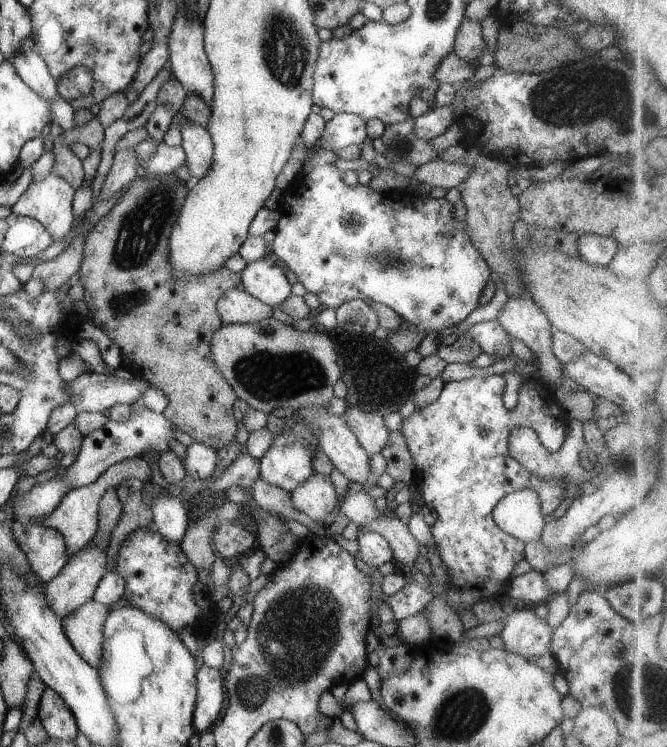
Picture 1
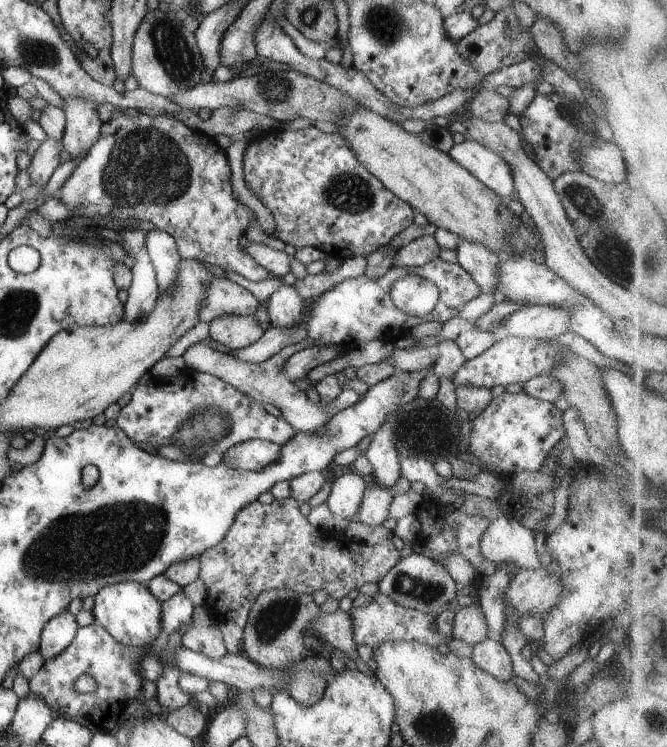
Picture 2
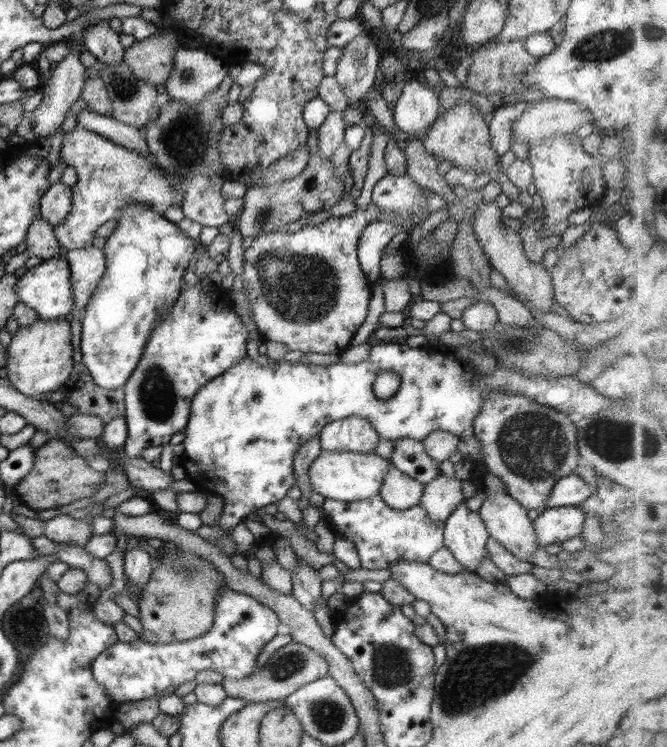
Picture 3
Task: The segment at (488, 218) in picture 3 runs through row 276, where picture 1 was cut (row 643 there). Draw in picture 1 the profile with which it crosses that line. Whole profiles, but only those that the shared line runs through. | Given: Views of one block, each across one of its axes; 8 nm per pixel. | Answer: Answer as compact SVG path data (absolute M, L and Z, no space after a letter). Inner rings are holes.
M526 607L522 610L515 608L508 610L502 623L503 626L500 627L499 637L503 640L505 650L508 650L508 652L535 659L548 654L551 650L553 627L534 613L534 607Z

